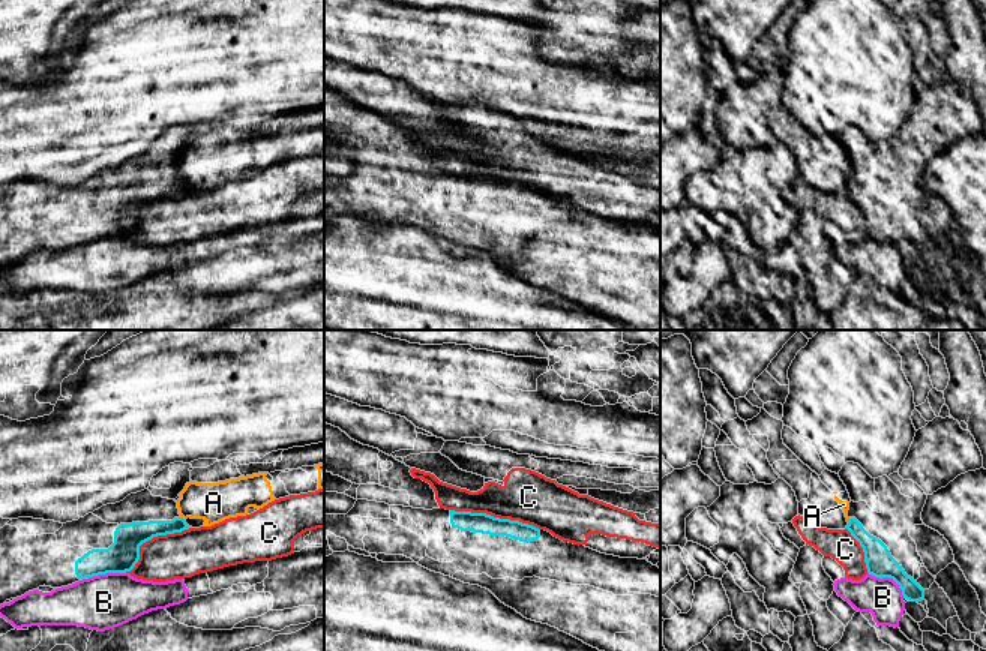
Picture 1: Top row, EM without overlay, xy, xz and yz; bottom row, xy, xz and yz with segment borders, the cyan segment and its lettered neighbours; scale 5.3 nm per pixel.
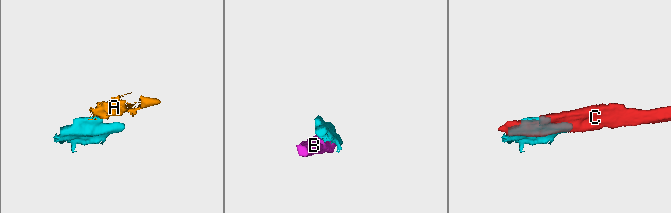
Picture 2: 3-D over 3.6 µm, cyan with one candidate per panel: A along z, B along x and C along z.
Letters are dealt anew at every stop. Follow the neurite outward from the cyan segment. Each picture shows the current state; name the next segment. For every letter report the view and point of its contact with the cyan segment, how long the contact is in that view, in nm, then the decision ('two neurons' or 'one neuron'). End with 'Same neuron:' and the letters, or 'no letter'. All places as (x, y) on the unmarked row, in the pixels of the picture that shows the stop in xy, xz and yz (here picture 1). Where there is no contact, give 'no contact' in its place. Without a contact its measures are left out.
A: meets cyan in xy at (182, 182); contact 40 nm long; two neurons
B: meets cyan in yz at (889, 240); contact 240 nm long; two neurons
C: meets cyan in xz at (496, 182); contact 500 nm long; two neurons
Same neuron: no letter

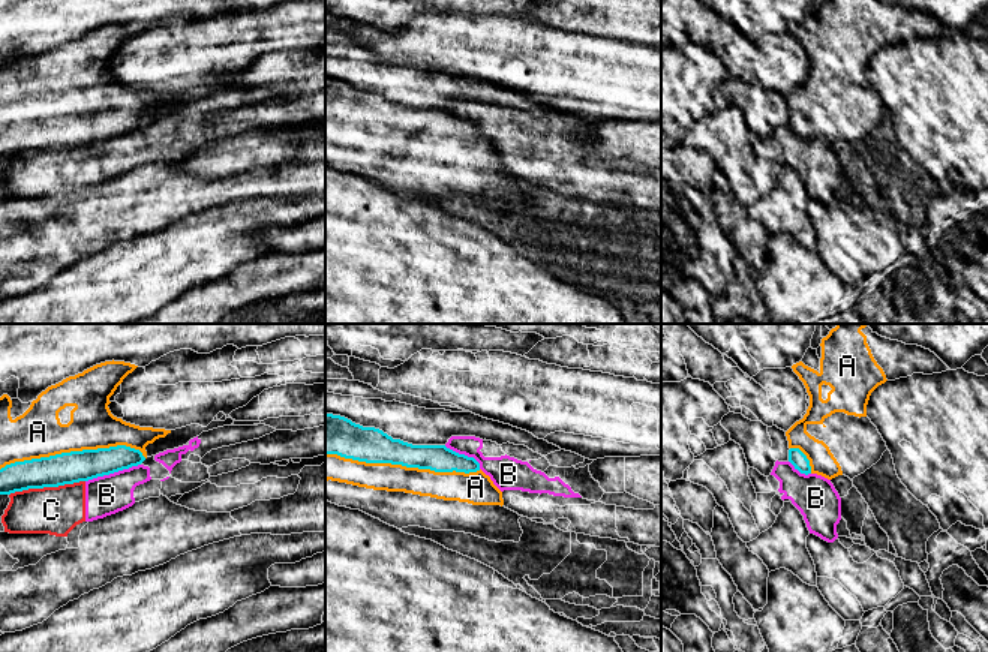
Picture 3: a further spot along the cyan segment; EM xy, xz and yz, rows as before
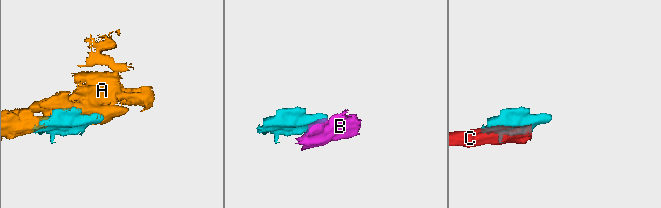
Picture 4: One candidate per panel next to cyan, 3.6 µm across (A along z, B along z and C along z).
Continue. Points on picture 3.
A: meets cyan in xz at (404, 129); contact 850 nm long; one neuron
B: meets cyan in xy at (113, 137); contact 320 nm long; two neurons
C: meets cyan in xy at (47, 150); contact 420 nm long; two neurons
Same neuron: A

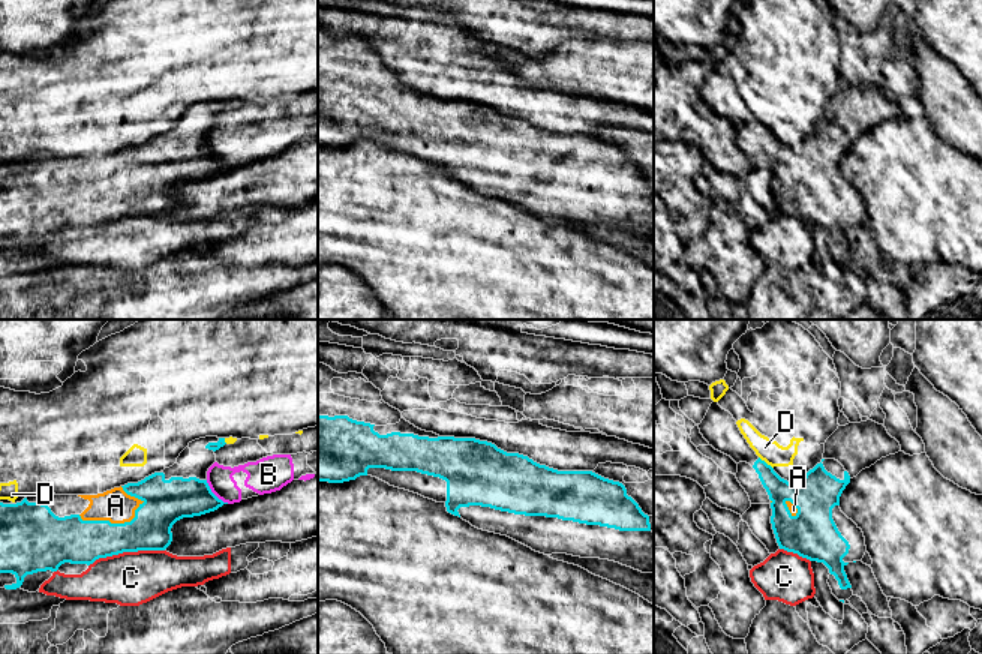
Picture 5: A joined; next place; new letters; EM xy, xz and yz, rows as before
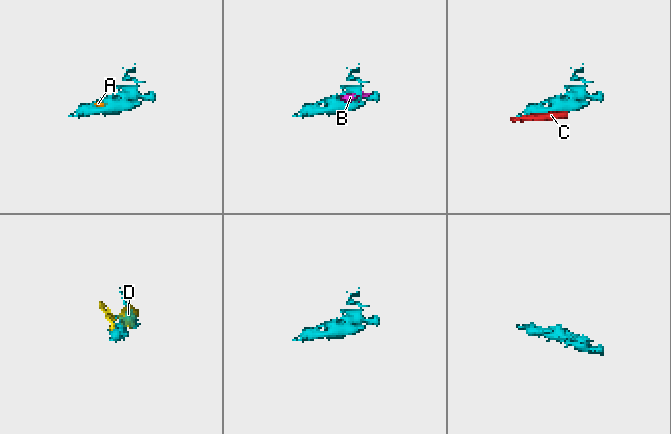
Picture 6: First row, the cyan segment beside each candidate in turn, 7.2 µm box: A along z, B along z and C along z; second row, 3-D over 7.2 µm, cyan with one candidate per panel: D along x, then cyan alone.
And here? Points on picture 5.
A: meets cyan in xy at (113, 188); contact 360 nm long; one neuron
B: meets cyan in xy at (213, 158); contact 180 nm long; two neurons
C: meets cyan in xy at (126, 215); contact 420 nm long; two neurons
D: meets cyan in yz at (765, 126); contact 100 nm long; two neurons
Same neuron: A

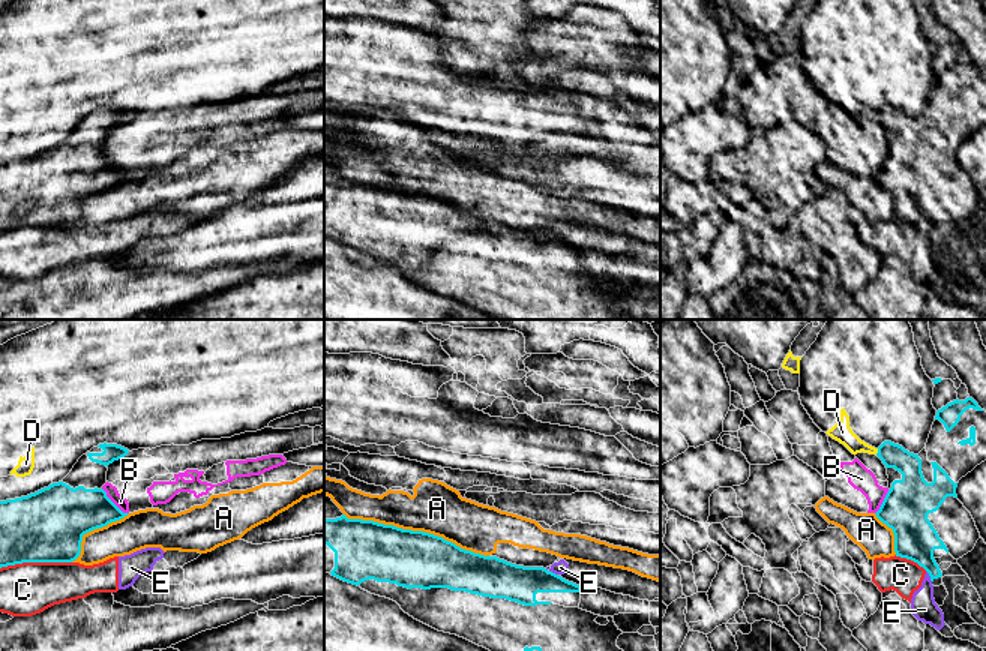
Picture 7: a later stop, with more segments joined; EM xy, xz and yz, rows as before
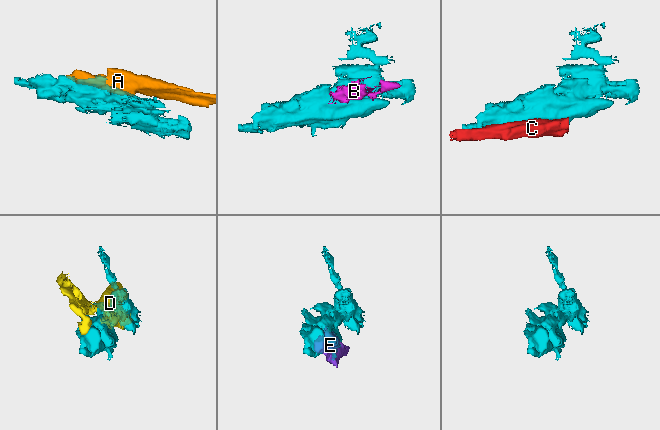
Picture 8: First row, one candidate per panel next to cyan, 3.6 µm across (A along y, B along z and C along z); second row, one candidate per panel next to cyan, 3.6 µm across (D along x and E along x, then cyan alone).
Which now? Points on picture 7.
A: meets cyan in xz at (416, 195); contact 800 nm long; two neurons
B: meets cyan in xy at (113, 167); contact 200 nm long; two neurons
C: meets cyan in xy at (35, 225); contact 380 nm long; two neurons
D: meets cyan in yz at (878, 116); contact 40 nm long; two neurons
E: meets cyan in yz at (929, 239); contact 70 nm long; two neurons
Same neuron: no letter

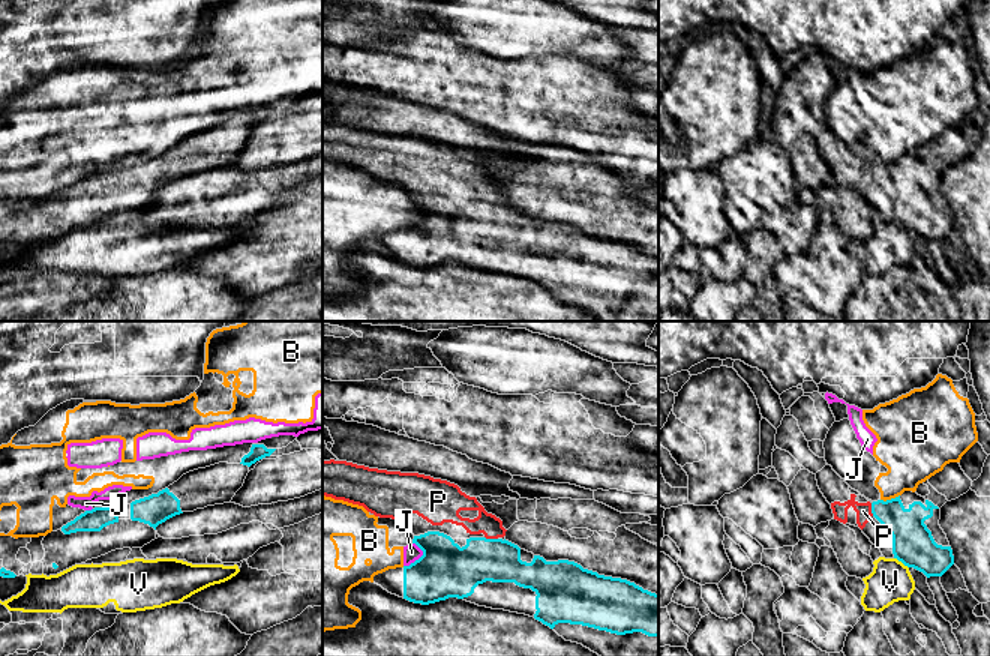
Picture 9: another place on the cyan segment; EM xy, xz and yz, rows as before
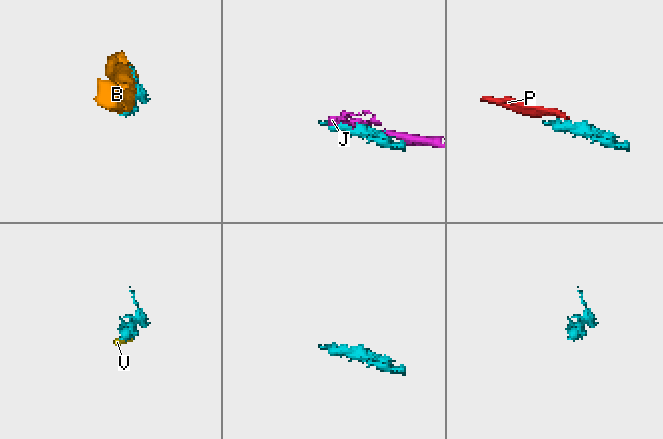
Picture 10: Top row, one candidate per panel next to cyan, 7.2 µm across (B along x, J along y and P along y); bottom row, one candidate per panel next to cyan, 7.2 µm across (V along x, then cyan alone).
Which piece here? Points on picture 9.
B: meets cyan in yz at (891, 162); contact 110 nm long; two neurons
J: meets cyan in xz at (420, 221); contact 150 nm long; two neurons
P: meets cyan in xz at (491, 203); contact 70 nm long; one neuron
V: meets cyan in yz at (902, 225); contact 100 nm long; two neurons
Same neuron: P

